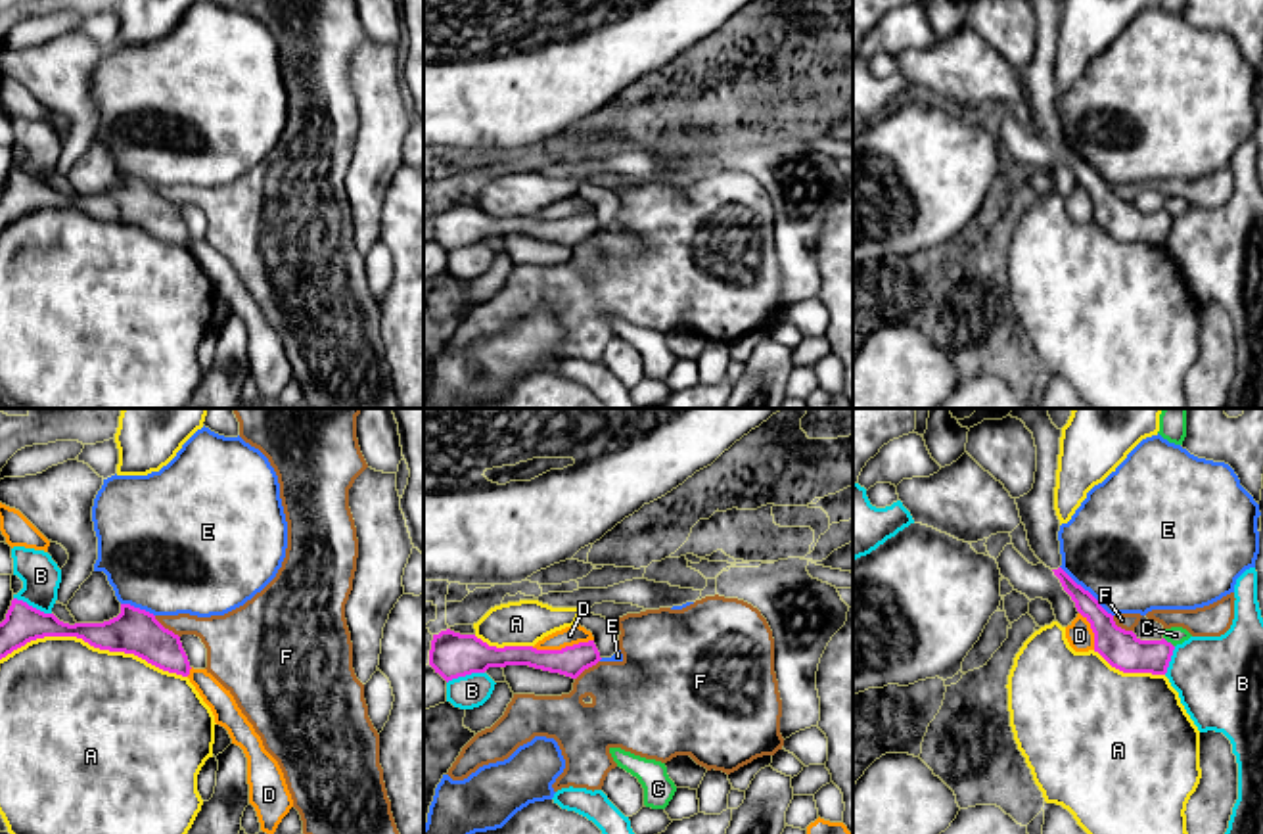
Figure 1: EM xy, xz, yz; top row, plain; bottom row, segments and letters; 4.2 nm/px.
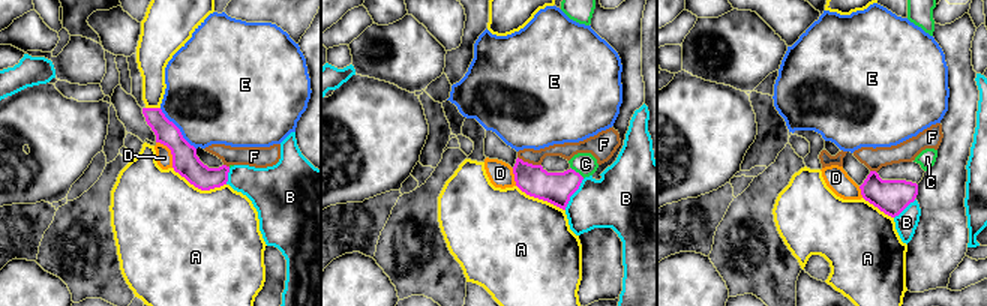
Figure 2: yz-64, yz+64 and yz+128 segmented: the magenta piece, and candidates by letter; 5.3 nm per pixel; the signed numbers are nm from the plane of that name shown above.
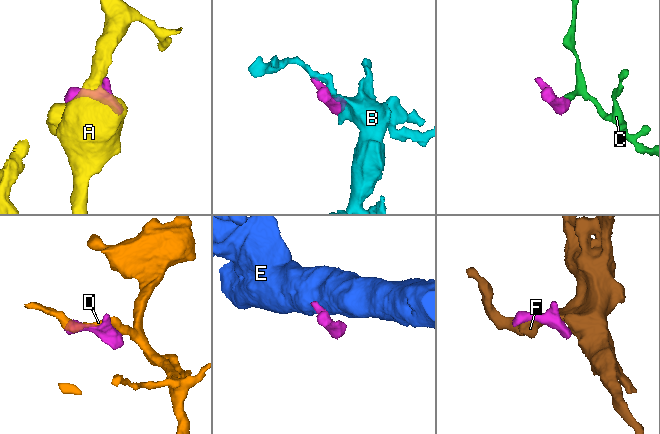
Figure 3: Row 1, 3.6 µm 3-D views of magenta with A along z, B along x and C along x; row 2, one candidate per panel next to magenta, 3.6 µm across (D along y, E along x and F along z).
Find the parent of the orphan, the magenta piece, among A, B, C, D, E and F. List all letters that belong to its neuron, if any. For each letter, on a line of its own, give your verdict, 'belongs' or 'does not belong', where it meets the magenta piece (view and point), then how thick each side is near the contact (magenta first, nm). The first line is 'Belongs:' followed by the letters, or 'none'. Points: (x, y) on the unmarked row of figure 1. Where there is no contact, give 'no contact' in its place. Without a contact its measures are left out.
Belongs: none
A: does not belong; meets magenta in xy at (94, 217); 190 nm thick on the magenta side, 500 nm on the other
B: does not belong; meets magenta in xy at (31, 177); 160 nm thick on the magenta side, 160 nm on the other
C: does not belong; meets magenta in yz at (1170, 213); 160 nm thick on the magenta side, 80 nm on the other
D: does not belong; meets magenta in xz at (562, 219); 130 nm thick on the magenta side, 80 nm on the other
E: does not belong; meets magenta in yz at (1087, 162); 150 nm thick on the magenta side, 500 nm on the other
F: does not belong; meets magenta in xy at (167, 200); 190 nm thick on the magenta side, 190 nm on the other

